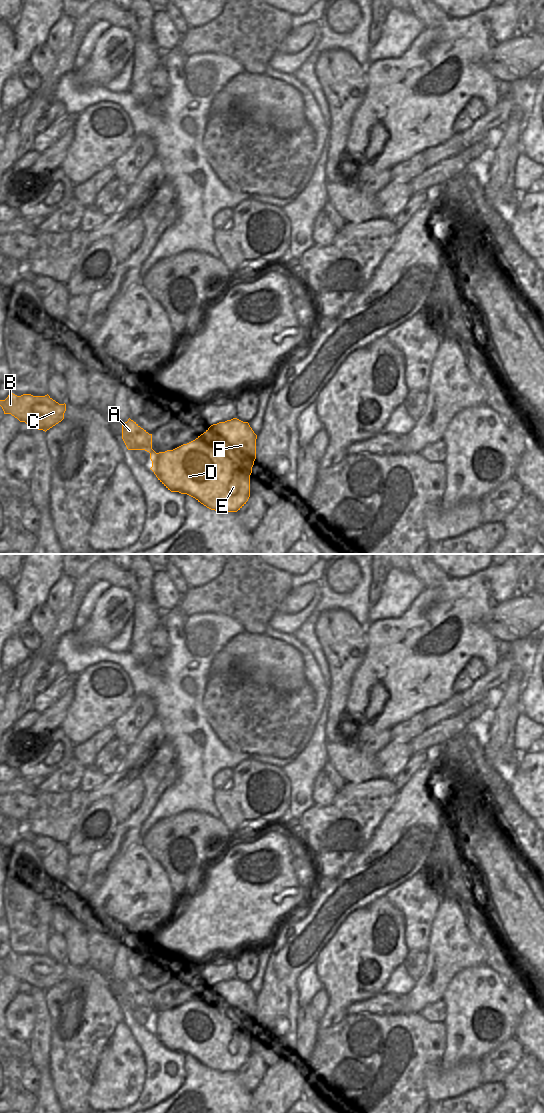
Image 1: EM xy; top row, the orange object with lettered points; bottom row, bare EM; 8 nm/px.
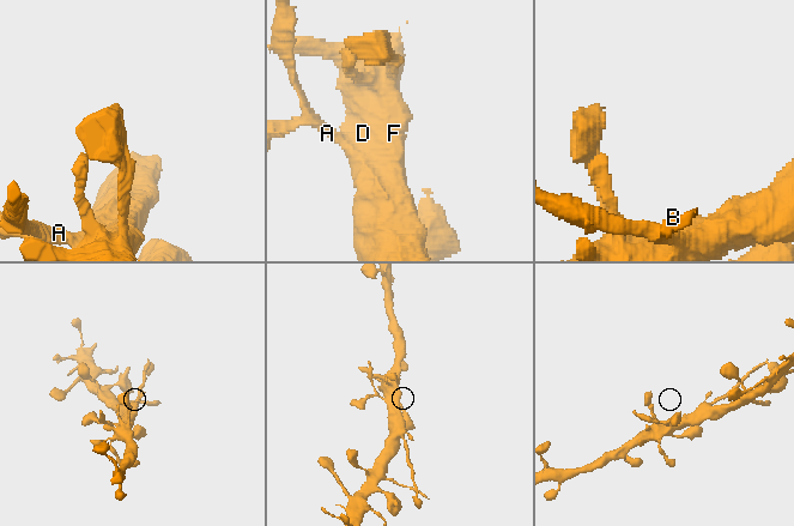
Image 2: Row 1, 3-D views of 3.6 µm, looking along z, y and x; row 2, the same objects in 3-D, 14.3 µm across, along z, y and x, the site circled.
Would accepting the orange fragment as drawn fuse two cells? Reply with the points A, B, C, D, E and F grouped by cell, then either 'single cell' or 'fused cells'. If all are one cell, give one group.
A B C D E F | single cell

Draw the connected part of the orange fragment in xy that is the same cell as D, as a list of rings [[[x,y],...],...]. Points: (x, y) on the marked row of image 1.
[[[129,418],[122,424],[122,439],[128,450],[150,453],[150,469],[171,492],[187,494],[217,512],[237,512],[250,497],[250,475],[256,459],[257,435],[248,422],[233,418],[213,424],[195,440],[173,450],[156,453],[152,449],[152,434]]]

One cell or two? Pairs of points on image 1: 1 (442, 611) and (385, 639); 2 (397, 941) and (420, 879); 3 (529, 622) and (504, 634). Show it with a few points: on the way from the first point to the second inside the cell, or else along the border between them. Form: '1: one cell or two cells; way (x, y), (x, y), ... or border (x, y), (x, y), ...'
1: one cell; way (428, 618), (409, 636), (403, 636), (399, 639)
2: two cells; border (390, 903), (403, 917), (406, 945)
3: one cell; way (523, 622), (516, 622), (510, 628)

